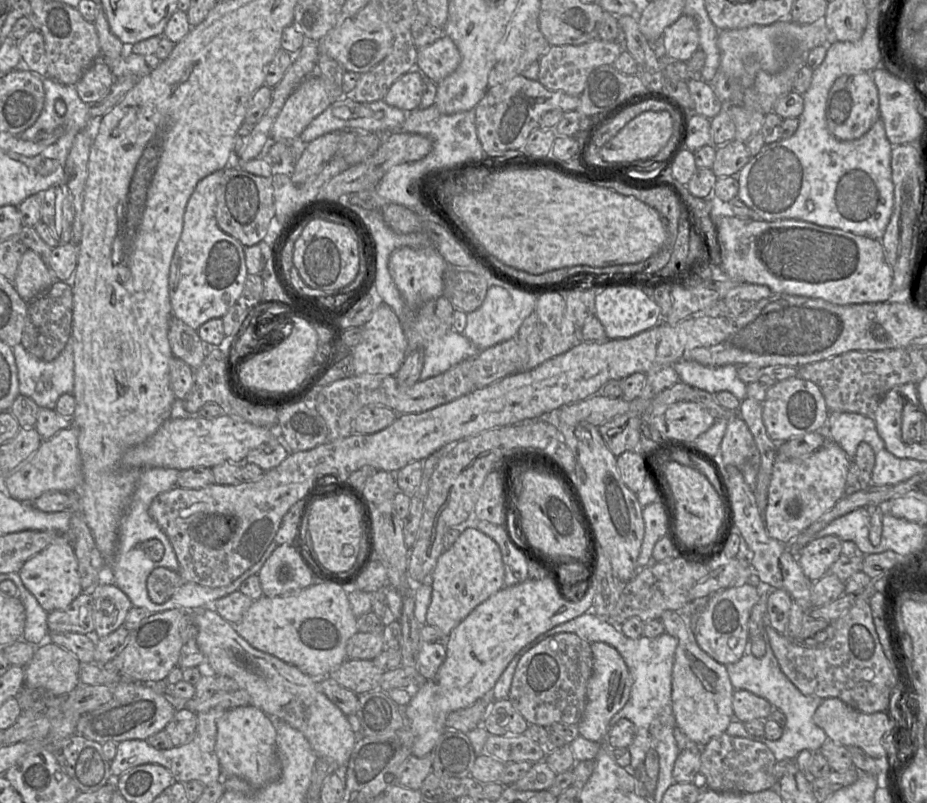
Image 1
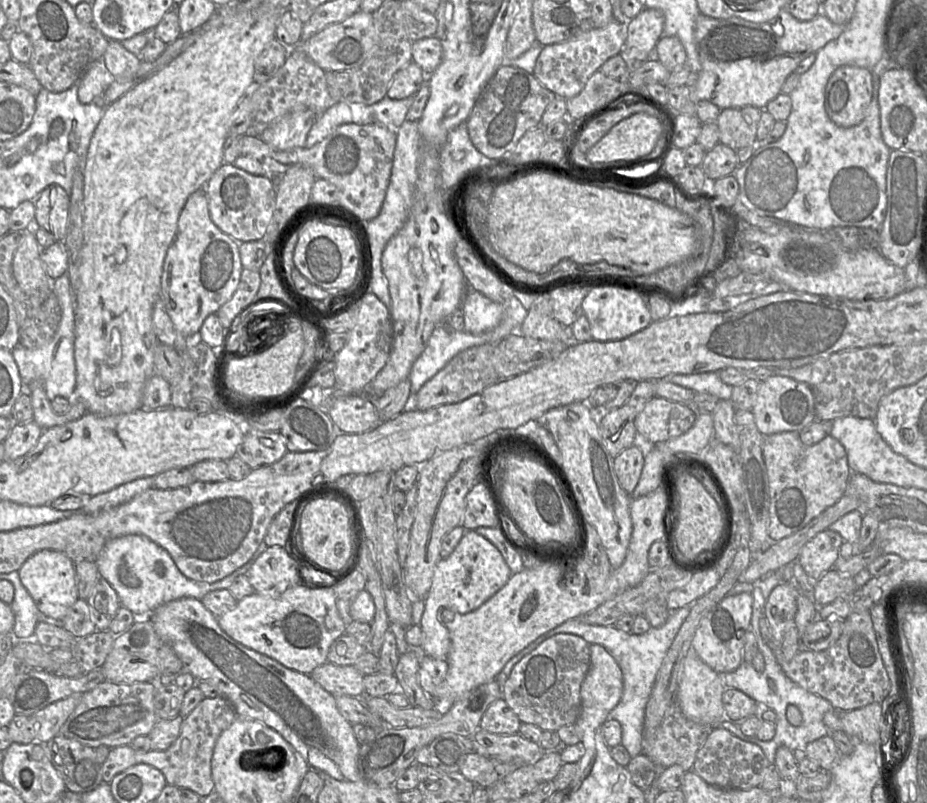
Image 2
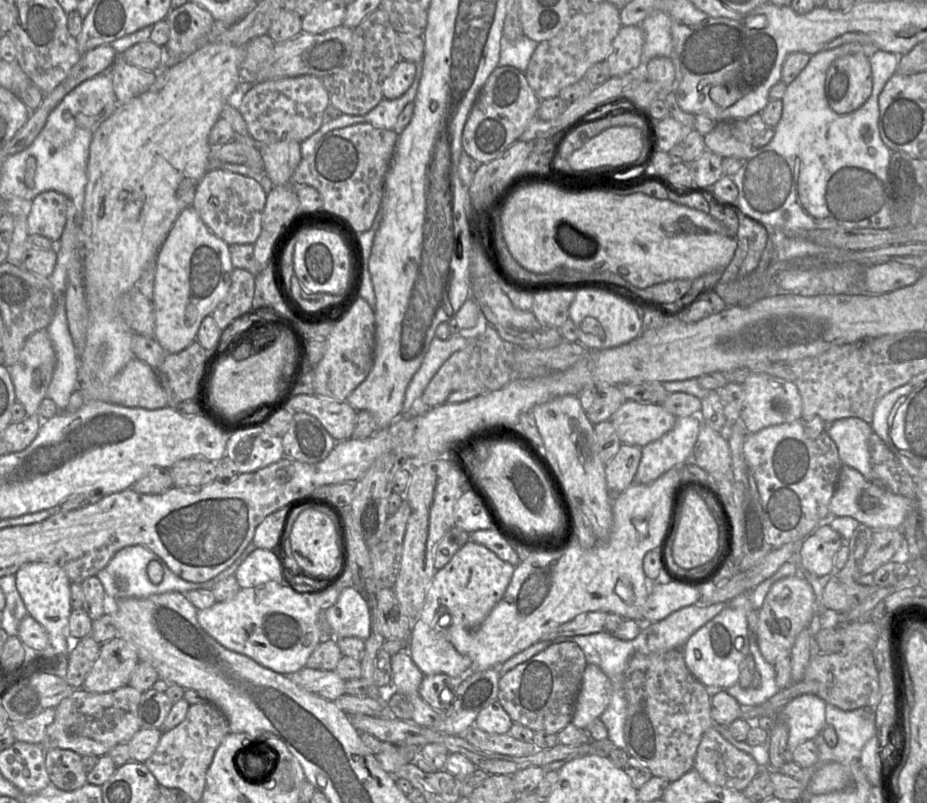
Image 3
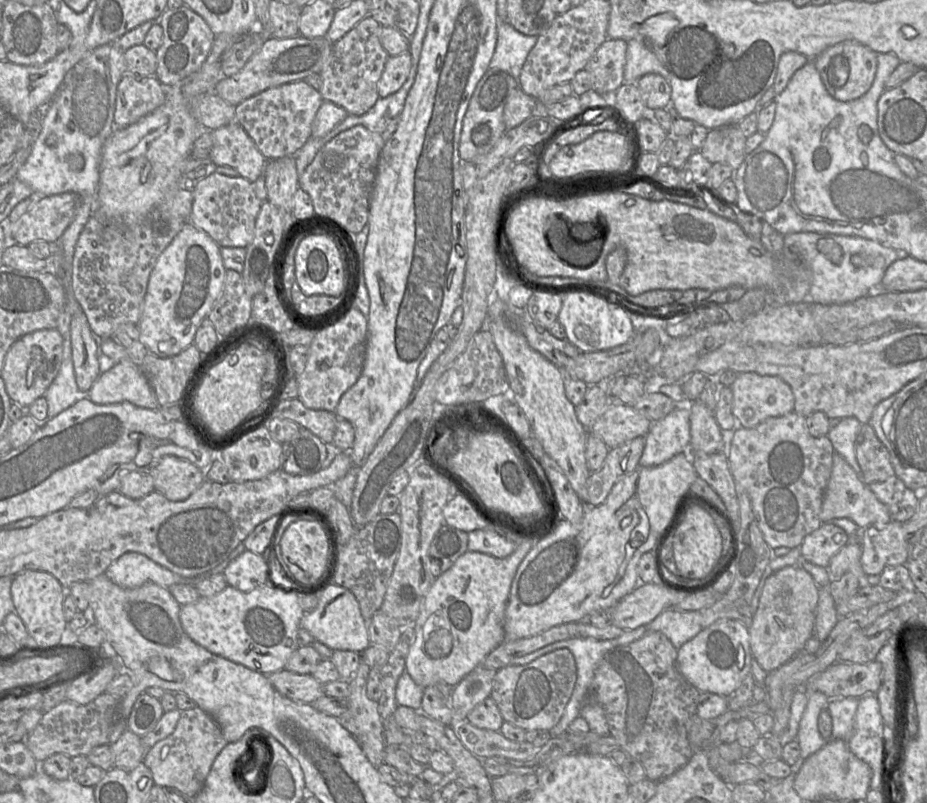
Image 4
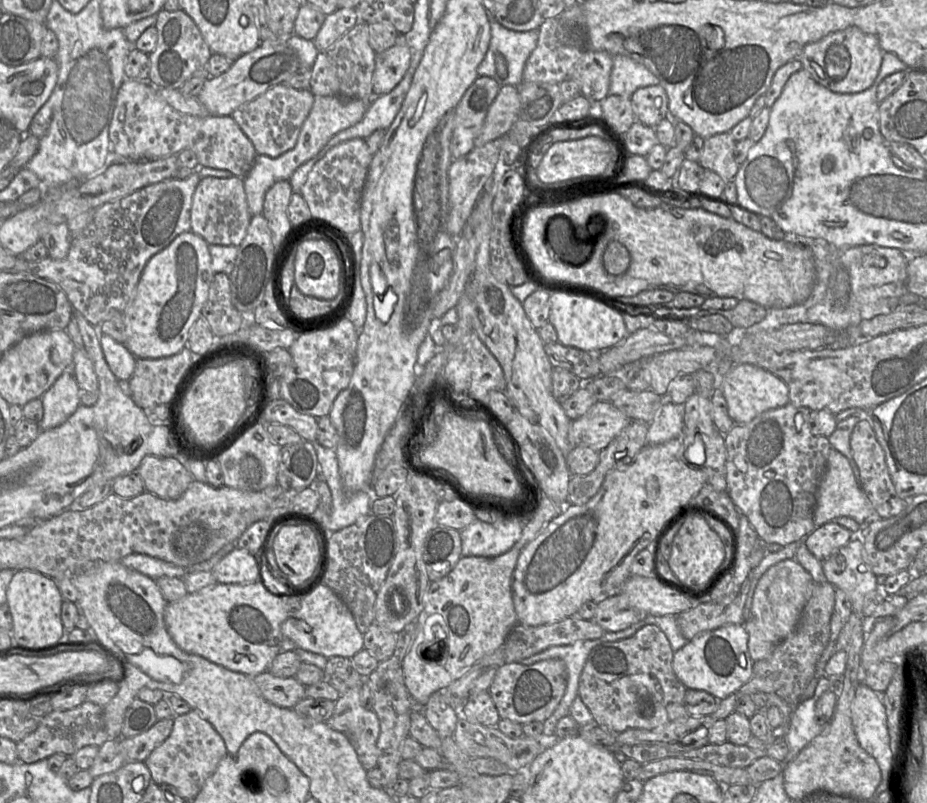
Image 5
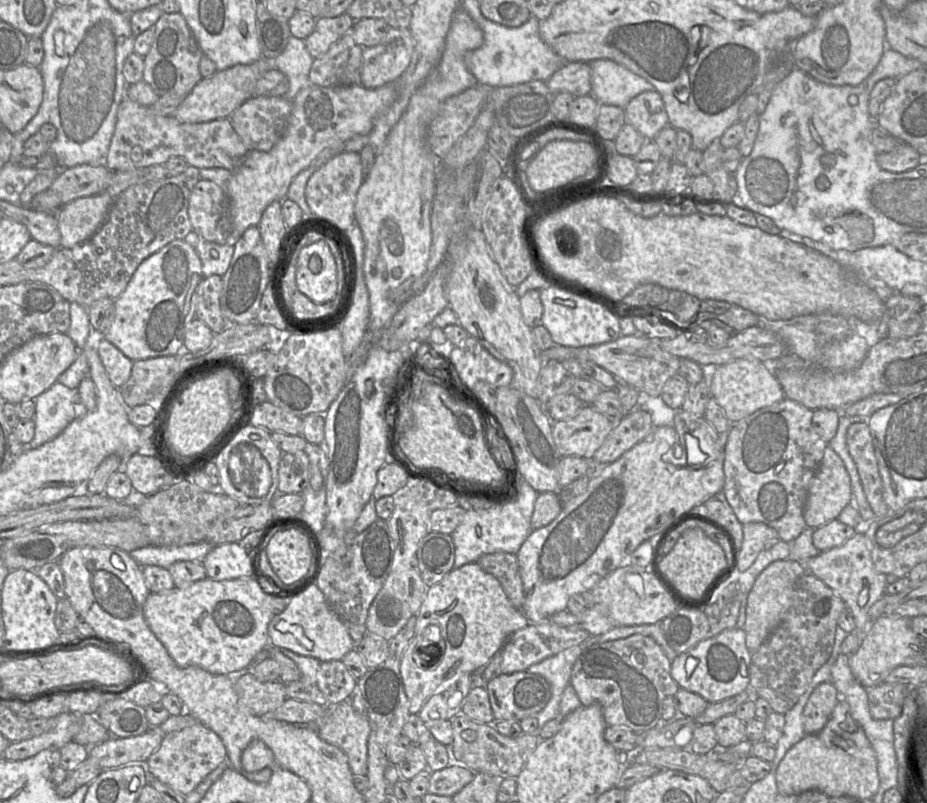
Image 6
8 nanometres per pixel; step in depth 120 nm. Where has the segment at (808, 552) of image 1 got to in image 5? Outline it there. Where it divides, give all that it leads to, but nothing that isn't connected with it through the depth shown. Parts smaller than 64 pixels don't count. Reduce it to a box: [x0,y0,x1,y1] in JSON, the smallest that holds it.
[805,522,854,561]

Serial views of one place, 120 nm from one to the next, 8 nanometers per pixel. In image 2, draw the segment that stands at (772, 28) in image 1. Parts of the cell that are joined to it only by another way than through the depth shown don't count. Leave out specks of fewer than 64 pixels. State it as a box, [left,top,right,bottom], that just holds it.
[689,7,845,110]

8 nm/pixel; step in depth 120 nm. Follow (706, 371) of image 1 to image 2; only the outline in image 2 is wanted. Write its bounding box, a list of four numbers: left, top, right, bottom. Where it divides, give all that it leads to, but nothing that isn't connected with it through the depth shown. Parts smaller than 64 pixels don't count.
[669,372,733,400]

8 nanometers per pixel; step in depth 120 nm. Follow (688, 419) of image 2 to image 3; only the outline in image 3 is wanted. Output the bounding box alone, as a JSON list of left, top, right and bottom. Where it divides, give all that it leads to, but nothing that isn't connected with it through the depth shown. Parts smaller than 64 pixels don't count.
[611,401,677,447]

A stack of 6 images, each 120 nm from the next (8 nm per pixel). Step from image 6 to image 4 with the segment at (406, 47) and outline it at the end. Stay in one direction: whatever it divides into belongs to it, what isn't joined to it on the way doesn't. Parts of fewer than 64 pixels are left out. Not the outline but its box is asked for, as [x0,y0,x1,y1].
[377,50,410,98]

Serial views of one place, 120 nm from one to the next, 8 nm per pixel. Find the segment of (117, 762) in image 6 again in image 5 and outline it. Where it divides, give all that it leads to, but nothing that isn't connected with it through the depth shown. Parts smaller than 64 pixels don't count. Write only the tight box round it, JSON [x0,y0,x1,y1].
[119,718,173,762]

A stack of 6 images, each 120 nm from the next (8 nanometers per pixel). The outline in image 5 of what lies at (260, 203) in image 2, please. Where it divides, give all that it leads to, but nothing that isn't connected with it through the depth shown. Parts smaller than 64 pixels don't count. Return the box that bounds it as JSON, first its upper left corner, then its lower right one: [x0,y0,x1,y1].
[191,177,252,246]

